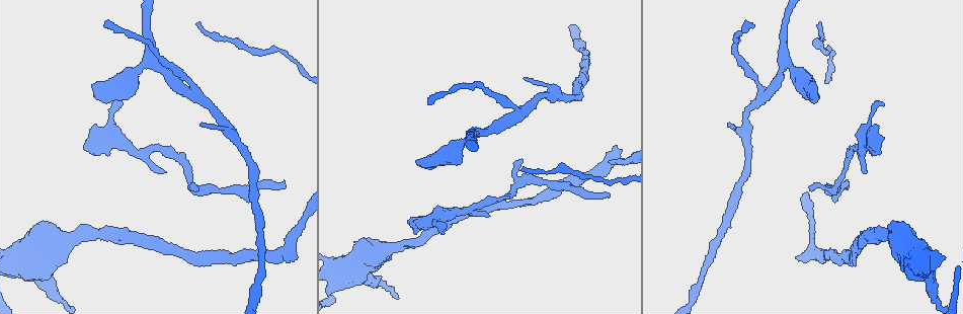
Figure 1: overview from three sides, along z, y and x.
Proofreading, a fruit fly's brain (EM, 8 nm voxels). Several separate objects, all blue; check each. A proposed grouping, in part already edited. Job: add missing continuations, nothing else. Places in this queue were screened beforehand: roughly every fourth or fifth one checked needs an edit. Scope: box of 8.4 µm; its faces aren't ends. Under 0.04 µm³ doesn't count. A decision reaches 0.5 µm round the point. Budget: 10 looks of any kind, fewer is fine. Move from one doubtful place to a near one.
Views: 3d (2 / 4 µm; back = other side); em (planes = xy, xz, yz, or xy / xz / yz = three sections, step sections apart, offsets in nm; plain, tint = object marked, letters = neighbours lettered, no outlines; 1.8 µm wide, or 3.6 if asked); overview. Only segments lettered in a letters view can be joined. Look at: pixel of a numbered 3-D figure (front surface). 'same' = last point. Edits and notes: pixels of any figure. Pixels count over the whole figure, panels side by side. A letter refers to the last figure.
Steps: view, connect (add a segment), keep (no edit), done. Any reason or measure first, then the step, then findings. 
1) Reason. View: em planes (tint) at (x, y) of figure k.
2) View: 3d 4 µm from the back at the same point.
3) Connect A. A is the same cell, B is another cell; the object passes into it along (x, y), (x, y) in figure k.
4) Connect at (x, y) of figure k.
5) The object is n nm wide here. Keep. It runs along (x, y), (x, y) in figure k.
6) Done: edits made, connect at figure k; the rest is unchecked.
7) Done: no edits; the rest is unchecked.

An open end. View: em xz step 4 (letters) at (290, 259) of figure 1.

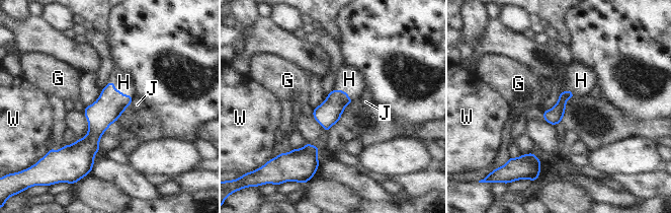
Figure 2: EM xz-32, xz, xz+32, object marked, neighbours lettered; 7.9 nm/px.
View: em planes (letters) at the same point.

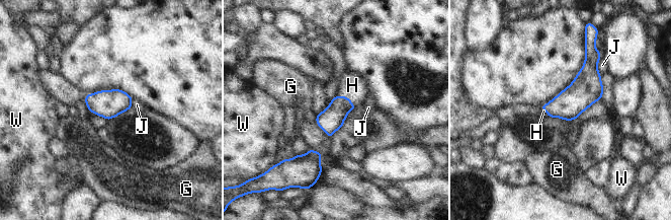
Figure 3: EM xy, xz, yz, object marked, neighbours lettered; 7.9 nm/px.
The longest contact is with H, 200 nm. Connect H. H is the same cell, G, J and W are other cells; the object passes into it along (331, 119), (347, 97), (352, 85) in figure 3; the neuron continues.

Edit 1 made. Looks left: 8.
Branch stops here. View: 3d 2 µm at (488, 217) of figure 1.

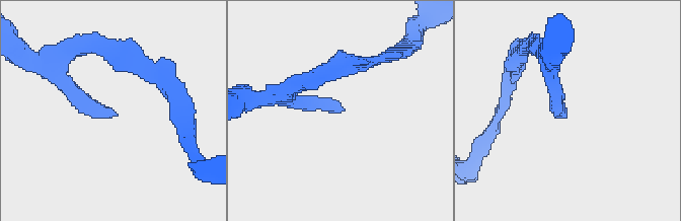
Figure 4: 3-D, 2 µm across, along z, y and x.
View: em planes (letters) at (116, 114) of figure 4.

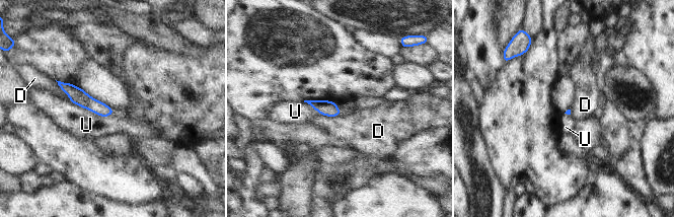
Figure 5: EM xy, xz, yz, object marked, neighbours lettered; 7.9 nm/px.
Keep. D and U are other cells; a border runs along (342, 114), (335, 116), (319, 115) in figure 5; no lettered segment goes on from it.

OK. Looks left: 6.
View: overview.

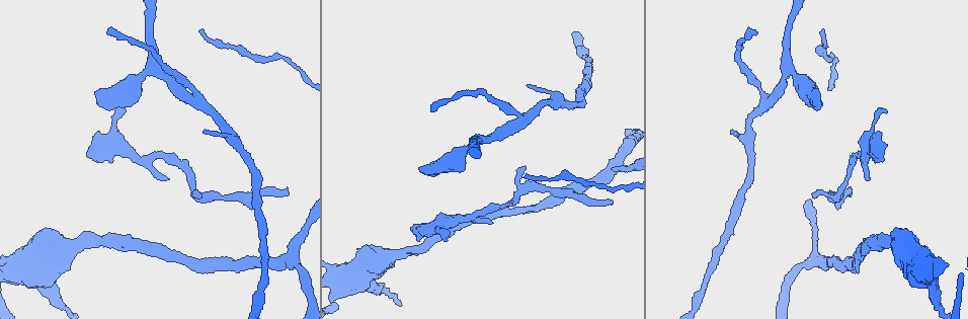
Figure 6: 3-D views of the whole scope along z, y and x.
Thin end. View: 3d 4 µm at (815, 196) of figure 6.

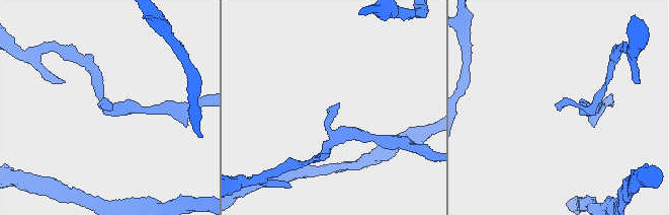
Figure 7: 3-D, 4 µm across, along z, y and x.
Now the EM. View: em planes (letters) at (337, 106) of figure 7.

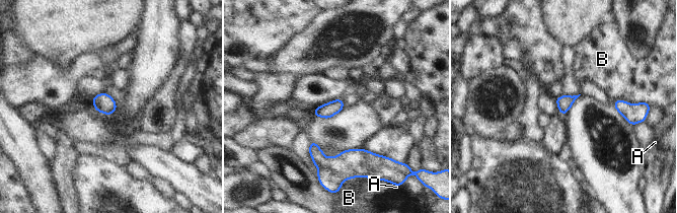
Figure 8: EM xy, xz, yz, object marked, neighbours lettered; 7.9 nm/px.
Keep. A and B are other cells; a border runs along (614, 100), (623, 99), (633, 103) in figure 8; none of them fits.

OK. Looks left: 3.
An open end. View: 3d 4 µm at (289, 192) of figure 6.

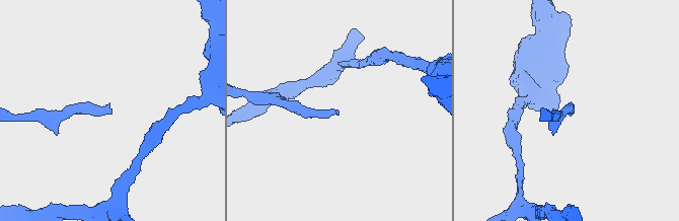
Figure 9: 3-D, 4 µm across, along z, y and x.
Need the tissue. View: em xz step 8 (tint) at (111, 114) of figure 9.

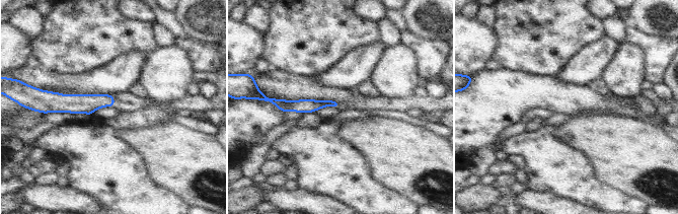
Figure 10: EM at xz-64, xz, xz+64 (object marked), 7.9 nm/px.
View: em planes (letters) at the same point.

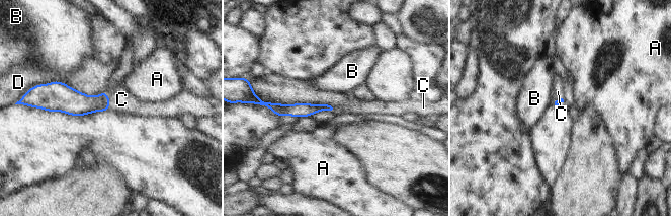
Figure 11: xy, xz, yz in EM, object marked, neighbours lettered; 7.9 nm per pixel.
Connect C. C is the same cell, A, B and D are other cells; the object passes into it along (77, 103), (108, 103), (121, 99) in figure 11; the neuron continues.

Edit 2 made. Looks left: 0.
Done: edits made, connect at figure 3, connect at figure 11; the rest is unchecked.

